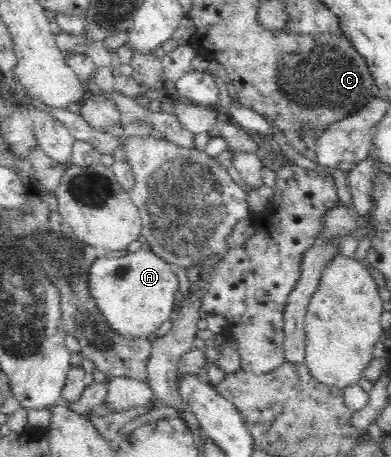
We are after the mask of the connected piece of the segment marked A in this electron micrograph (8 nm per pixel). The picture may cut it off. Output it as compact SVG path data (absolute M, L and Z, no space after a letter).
M146 247L119 258L111 258L102 252L90 268L90 282L97 308L110 326L125 337L155 333L170 319L179 288L173 266Z

